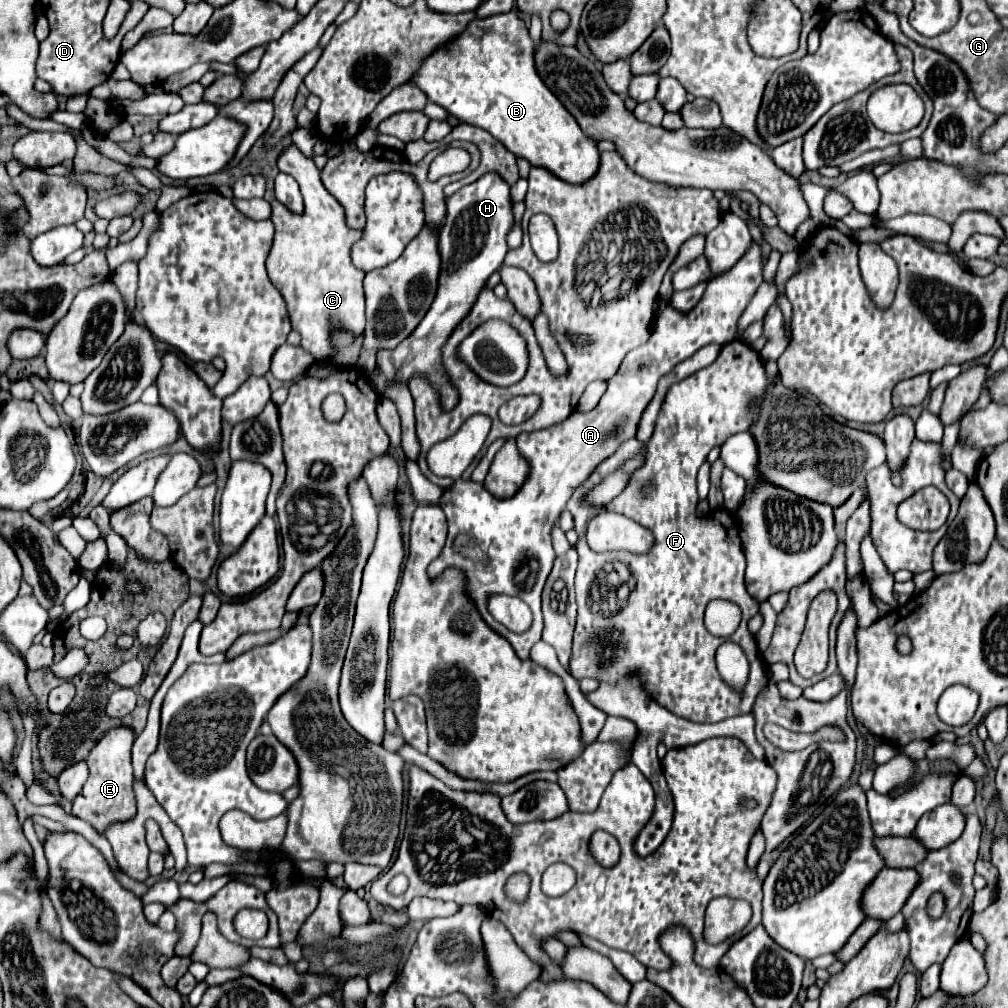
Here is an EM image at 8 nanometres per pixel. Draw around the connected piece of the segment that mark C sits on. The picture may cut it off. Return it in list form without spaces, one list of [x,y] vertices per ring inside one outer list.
[[[290,146],[278,158],[278,168],[296,178],[306,210],[302,216],[296,216],[278,200],[270,203],[270,218],[276,226],[276,234],[266,258],[266,270],[286,300],[292,330],[302,336],[300,346],[316,360],[330,360],[336,354],[330,340],[332,330],[350,330],[354,336],[364,332],[364,272],[354,268],[350,258],[350,248],[362,238],[362,234],[346,226],[342,206],[330,192],[326,192],[320,180],[320,170],[312,158],[306,158],[296,146]]]

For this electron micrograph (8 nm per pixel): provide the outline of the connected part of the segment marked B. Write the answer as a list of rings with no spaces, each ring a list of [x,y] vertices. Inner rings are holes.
[[[514,10],[472,20],[458,40],[424,60],[412,82],[458,120],[488,130],[516,158],[546,168],[568,184],[586,184],[598,172],[598,142],[580,130],[574,116],[540,80],[534,66],[534,42]]]

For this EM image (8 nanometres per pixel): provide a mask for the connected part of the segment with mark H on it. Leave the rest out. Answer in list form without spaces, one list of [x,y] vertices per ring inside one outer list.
[[[486,174],[478,182],[460,188],[454,196],[446,196],[446,218],[438,236],[438,252],[442,256],[442,268],[438,276],[438,292],[414,332],[404,339],[395,350],[378,352],[378,376],[372,378],[372,386],[378,394],[392,384],[408,384],[412,376],[422,376],[438,392],[438,402],[442,410],[452,410],[458,404],[458,390],[454,388],[450,374],[442,364],[442,346],[446,344],[450,332],[466,318],[466,312],[478,300],[478,292],[486,288],[488,278],[502,268],[504,256],[508,252],[506,234],[510,232],[512,202],[510,186],[496,174]]]

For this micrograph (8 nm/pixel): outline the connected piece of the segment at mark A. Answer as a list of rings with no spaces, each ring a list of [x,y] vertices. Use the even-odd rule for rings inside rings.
[[[754,244],[734,268],[708,282],[702,300],[690,314],[680,313],[667,304],[658,316],[656,332],[644,346],[626,354],[620,370],[608,380],[608,390],[594,410],[586,414],[574,412],[560,424],[540,432],[520,434],[516,438],[520,452],[530,460],[530,476],[516,496],[498,500],[490,496],[484,484],[462,478],[442,492],[438,506],[448,518],[448,540],[442,554],[430,562],[428,576],[436,578],[450,566],[460,568],[468,578],[470,596],[474,598],[480,616],[514,646],[522,660],[530,660],[530,648],[542,638],[540,594],[556,558],[550,530],[566,508],[568,498],[602,460],[614,454],[620,442],[636,436],[640,416],[652,400],[658,380],[670,372],[674,364],[690,358],[698,348],[710,342],[724,346],[736,340],[734,328],[738,326],[738,316],[742,316],[760,284],[762,256],[760,248]],[[492,594],[522,598],[534,614],[532,626],[526,632],[516,634],[498,624],[486,608],[486,600]]]

